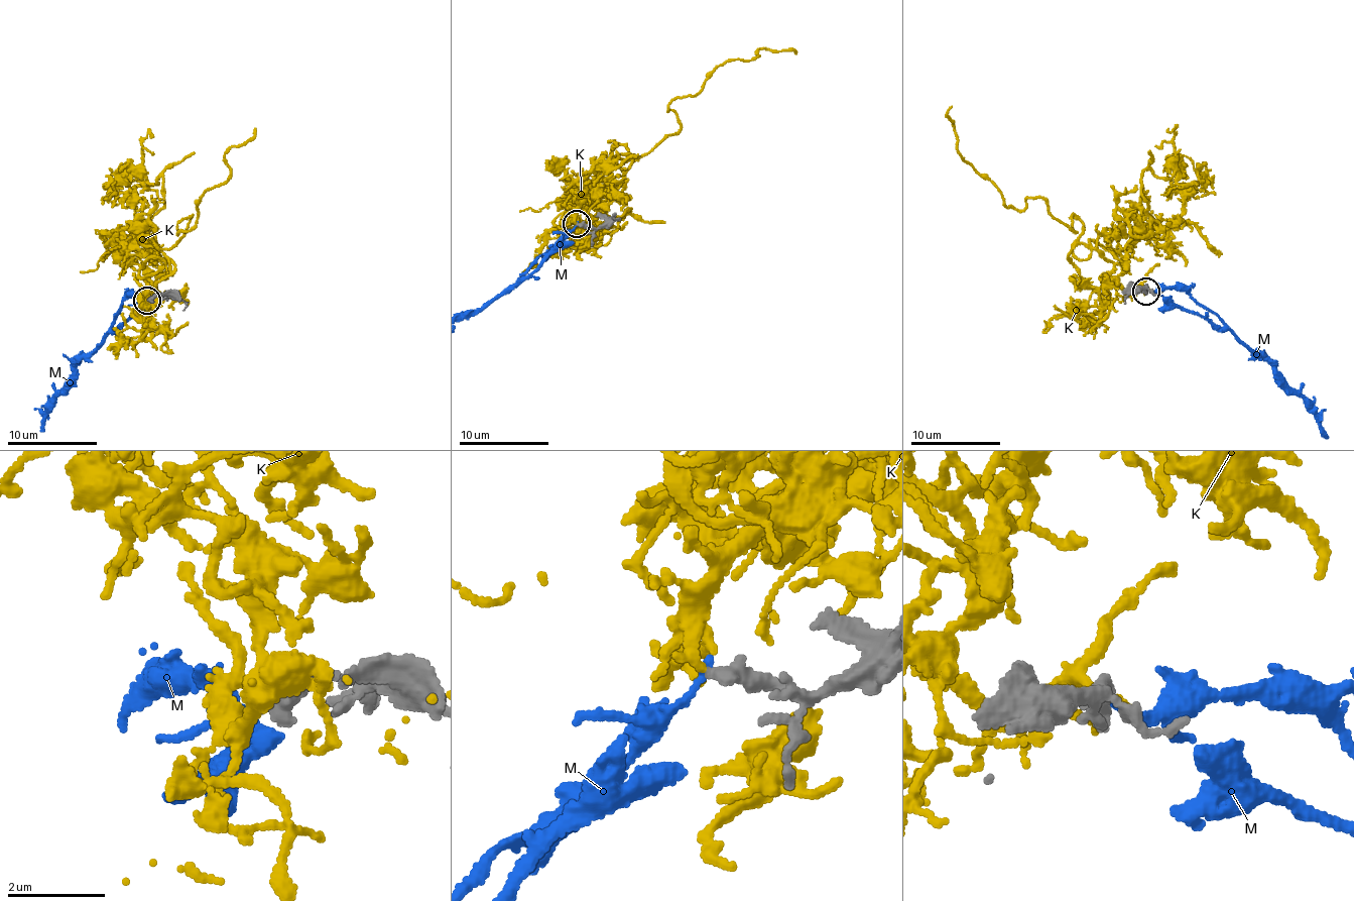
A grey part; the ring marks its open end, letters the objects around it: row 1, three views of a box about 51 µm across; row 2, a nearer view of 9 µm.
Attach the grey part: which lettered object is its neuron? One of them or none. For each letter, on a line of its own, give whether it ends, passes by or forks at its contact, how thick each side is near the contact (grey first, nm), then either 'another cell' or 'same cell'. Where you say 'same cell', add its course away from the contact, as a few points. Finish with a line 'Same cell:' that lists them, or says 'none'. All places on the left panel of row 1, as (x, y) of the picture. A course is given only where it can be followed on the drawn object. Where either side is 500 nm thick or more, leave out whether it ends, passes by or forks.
K: it ends there; 360 nm thick on the grey side, 200 nm on the other; same cell; it runs (148, 300), (191, 215), (176, 224), (176, 234), (191, 227), (195, 205), (230, 175), (224, 154), (256, 128)
M: it ends there; 400 nm thick on the grey side, 150 nm on the other; another cell
Same cell: K

